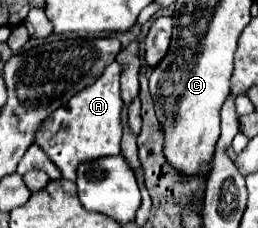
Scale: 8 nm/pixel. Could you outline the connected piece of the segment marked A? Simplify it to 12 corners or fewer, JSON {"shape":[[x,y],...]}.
{"shape":[[121,66],[53,112],[37,144],[75,180],[121,152]]}

